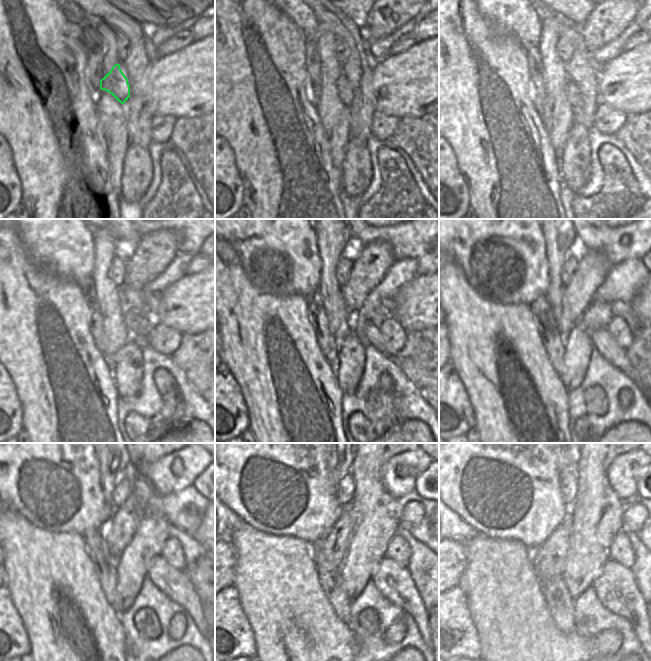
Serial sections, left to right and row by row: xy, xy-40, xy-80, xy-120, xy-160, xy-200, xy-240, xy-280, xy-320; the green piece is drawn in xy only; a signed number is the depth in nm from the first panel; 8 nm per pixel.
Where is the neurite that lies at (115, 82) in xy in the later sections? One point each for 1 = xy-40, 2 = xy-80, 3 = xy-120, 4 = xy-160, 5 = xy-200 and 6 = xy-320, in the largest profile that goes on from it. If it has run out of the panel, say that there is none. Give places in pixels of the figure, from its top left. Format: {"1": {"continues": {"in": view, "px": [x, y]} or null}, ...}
{"1": {"continues": {"in": "xy-40", "px": [345, 92]}}, "2": {"continues": {"in": "xy-80", "px": [573, 95]}}, "3": {"continues": {"in": "xy-120", "px": [139, 328]}}, "4": {"continues": {"in": "xy-160", "px": [369, 333]}}, "5": {"continues": {"in": "xy-200", "px": [602, 340]}}, "6": {"continues": {"in": "xy-320", "px": [616, 588]}}}

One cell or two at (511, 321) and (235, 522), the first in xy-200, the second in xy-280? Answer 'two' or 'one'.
two

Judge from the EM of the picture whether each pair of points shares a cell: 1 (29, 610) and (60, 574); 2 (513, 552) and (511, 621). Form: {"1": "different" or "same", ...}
{"1": "same", "2": "same"}

